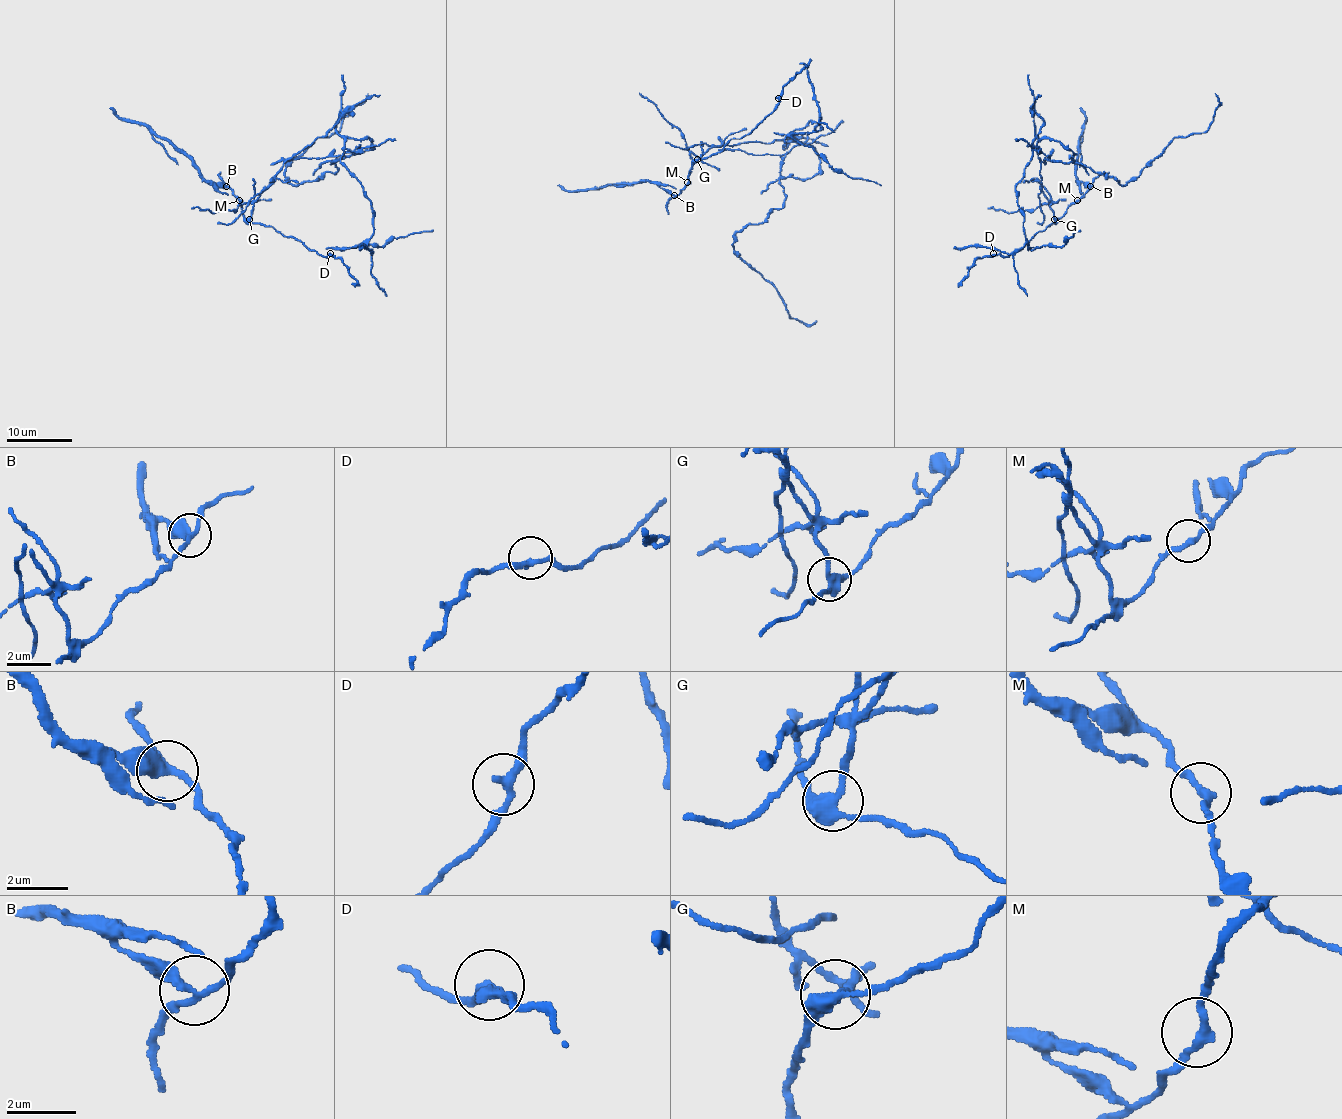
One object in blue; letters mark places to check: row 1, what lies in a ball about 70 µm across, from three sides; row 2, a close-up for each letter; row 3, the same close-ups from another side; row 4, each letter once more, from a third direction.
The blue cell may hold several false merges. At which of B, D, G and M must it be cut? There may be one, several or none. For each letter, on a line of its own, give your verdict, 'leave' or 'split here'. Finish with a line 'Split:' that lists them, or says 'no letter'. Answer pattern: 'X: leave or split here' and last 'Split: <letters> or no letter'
B: split here
D: leave
G: split here
M: leave
Split: B, G

